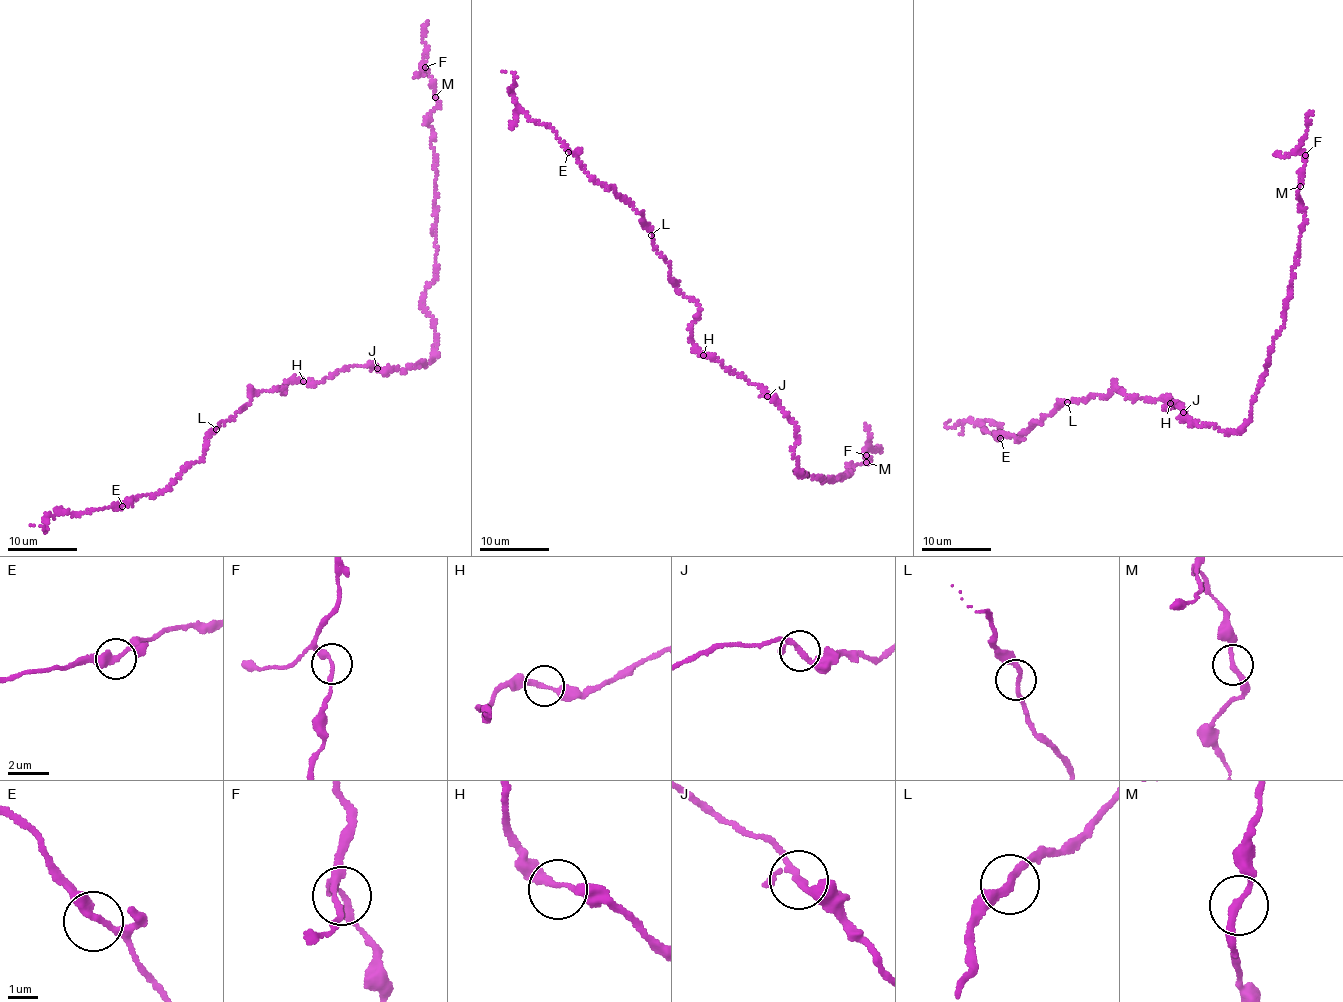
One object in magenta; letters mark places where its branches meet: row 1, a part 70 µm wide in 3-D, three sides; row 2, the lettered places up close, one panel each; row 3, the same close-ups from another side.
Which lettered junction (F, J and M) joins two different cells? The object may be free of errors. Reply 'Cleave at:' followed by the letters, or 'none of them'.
Cleave at: none of them

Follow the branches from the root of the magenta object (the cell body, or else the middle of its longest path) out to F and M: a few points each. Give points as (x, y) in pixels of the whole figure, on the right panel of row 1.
F: (1179, 406), (1194, 425), (1229, 433), (1251, 417), (1298, 263), (1306, 155)
M: (1179, 406), (1194, 425), (1229, 433), (1251, 417), (1298, 263), (1305, 219), (1300, 186)

